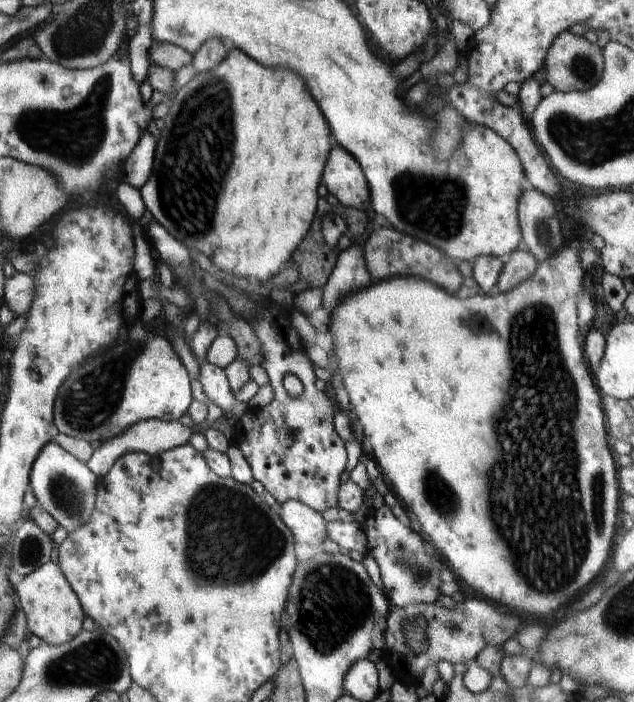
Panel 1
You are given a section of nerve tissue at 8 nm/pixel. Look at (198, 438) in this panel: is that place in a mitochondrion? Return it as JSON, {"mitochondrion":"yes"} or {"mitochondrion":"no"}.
{"mitochondrion":"no"}

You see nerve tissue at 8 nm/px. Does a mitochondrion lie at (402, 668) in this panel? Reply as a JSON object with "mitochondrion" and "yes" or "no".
{"mitochondrion":"no"}

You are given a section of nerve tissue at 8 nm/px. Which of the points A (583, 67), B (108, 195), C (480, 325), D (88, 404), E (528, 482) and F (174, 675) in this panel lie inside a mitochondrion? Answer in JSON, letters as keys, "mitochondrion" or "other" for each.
{"A":"mitochondrion","B":"other","C":"mitochondrion","D":"mitochondrion","E":"mitochondrion","F":"other"}

